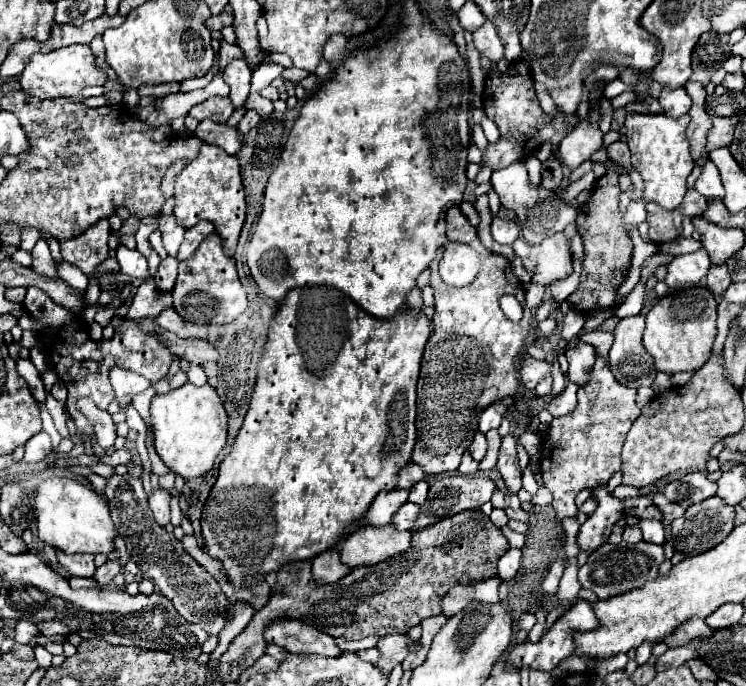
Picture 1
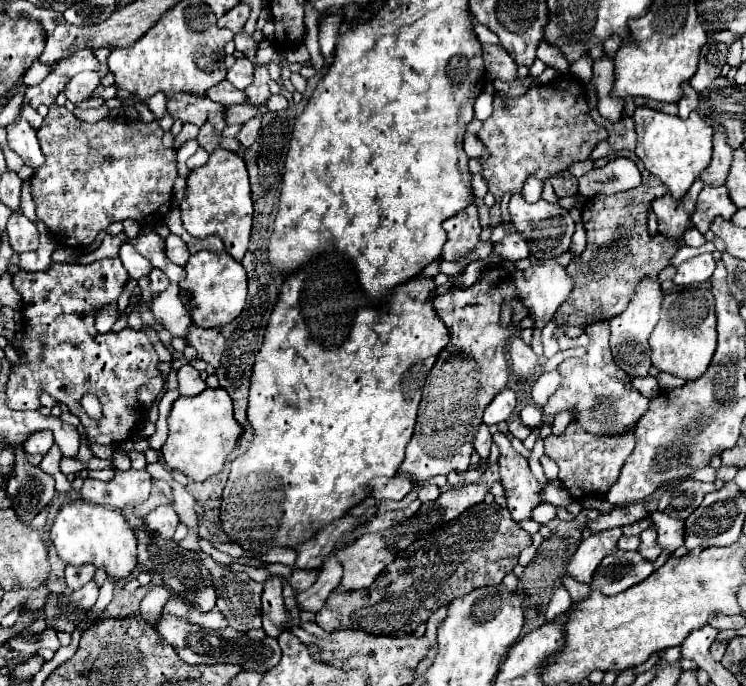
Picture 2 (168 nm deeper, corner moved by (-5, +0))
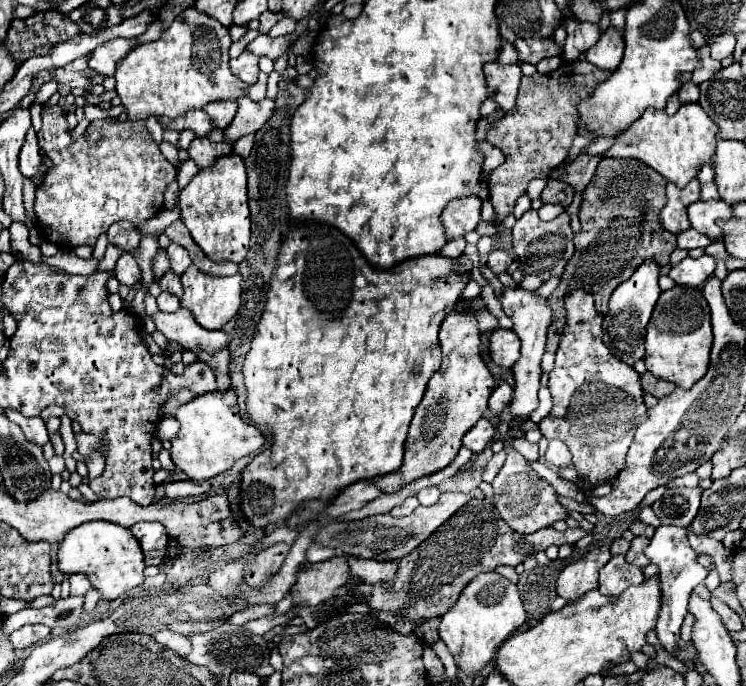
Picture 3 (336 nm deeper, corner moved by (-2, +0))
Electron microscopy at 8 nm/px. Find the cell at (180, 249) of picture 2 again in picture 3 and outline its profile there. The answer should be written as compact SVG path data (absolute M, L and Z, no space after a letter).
M171 243L171 245L167 247L167 255L169 255L169 261L171 261L171 269L173 269L177 275L181 275L181 273L191 265L189 253L187 253L181 245L177 245L177 243Z

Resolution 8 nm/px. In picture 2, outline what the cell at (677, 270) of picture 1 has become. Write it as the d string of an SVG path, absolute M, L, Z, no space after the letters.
M702 253L702 255L692 257L692 259L678 265L678 271L674 275L674 283L680 287L704 283L712 277L714 269L716 269L716 263L712 259L712 253Z

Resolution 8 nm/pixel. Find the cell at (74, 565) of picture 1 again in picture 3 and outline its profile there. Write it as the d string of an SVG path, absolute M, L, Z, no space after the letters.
M83 573L69 575L69 583L71 583L71 595L85 595L91 587L91 583L87 581L87 575Z

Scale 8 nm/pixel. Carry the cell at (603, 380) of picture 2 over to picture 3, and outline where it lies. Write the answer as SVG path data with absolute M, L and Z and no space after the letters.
M585 291L569 293L565 305L567 305L567 329L555 353L555 367L549 373L549 391L553 397L553 409L539 423L539 429L547 439L561 439L573 455L575 469L589 481L599 483L603 479L615 477L623 469L627 449L633 441L633 433L639 427L639 423L643 423L645 403L643 403L641 377L633 367L623 365L623 361L613 357L611 351L605 347L603 327L601 327L603 315L595 311L591 293Z

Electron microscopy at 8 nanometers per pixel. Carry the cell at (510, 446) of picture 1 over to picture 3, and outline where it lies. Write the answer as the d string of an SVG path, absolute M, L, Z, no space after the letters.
M509 449L505 451L505 455L507 459L491 485L495 489L495 497L493 497L495 507L499 509L499 515L507 521L507 525L517 533L535 533L559 519L565 519L567 511L559 505L555 497L555 489L529 467L529 463L521 453Z

